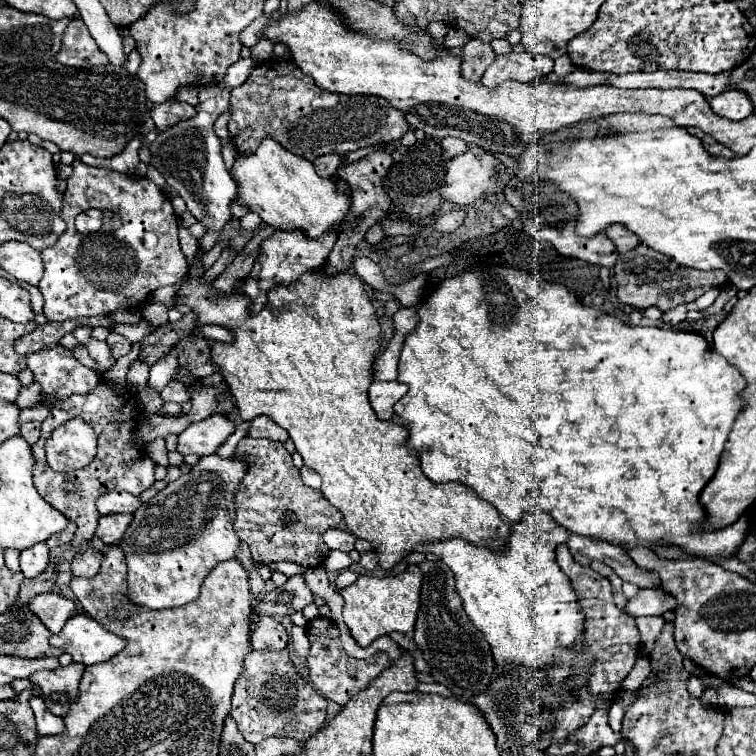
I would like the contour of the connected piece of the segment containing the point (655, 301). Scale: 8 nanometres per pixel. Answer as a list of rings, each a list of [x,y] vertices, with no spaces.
[[[637,244],[637,248],[619,254],[617,264],[613,268],[615,280],[617,280],[617,298],[623,304],[635,306],[635,308],[649,308],[659,306],[661,310],[669,310],[677,304],[687,304],[699,298],[703,292],[711,288],[723,288],[727,284],[727,276],[721,270],[693,270],[675,264],[669,256],[663,256],[661,252],[655,252],[647,248],[645,244]]]

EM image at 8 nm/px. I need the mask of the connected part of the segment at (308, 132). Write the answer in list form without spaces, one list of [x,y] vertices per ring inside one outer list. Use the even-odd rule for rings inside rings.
[[[279,58],[257,64],[251,76],[247,78],[247,82],[243,86],[233,88],[231,108],[233,108],[233,114],[231,114],[227,128],[233,136],[237,150],[253,152],[253,150],[247,150],[247,142],[257,144],[259,140],[263,140],[263,136],[271,134],[289,152],[301,158],[307,158],[307,160],[315,160],[317,156],[323,156],[323,154],[345,156],[359,148],[397,142],[401,134],[407,132],[409,128],[409,124],[405,124],[403,112],[389,106],[387,100],[379,96],[347,96],[347,94],[327,92],[319,88],[311,76],[305,76],[293,60],[279,60]]]

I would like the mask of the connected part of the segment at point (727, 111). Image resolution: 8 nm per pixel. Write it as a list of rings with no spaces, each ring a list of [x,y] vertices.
[[[727,90],[715,98],[709,100],[711,108],[729,120],[743,120],[747,114],[753,114],[753,104],[747,92],[743,90]]]

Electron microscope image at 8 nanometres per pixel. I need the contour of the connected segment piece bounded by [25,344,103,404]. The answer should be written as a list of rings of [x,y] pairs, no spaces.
[[[57,344],[55,348],[49,348],[49,350],[43,348],[39,352],[31,352],[25,358],[27,358],[27,368],[35,374],[35,382],[41,384],[41,396],[39,396],[41,402],[45,400],[49,404],[55,404],[57,400],[65,400],[71,394],[87,394],[87,392],[91,392],[93,388],[97,388],[103,382],[101,376],[95,370],[85,368],[73,356],[73,352],[63,348],[61,344]]]

